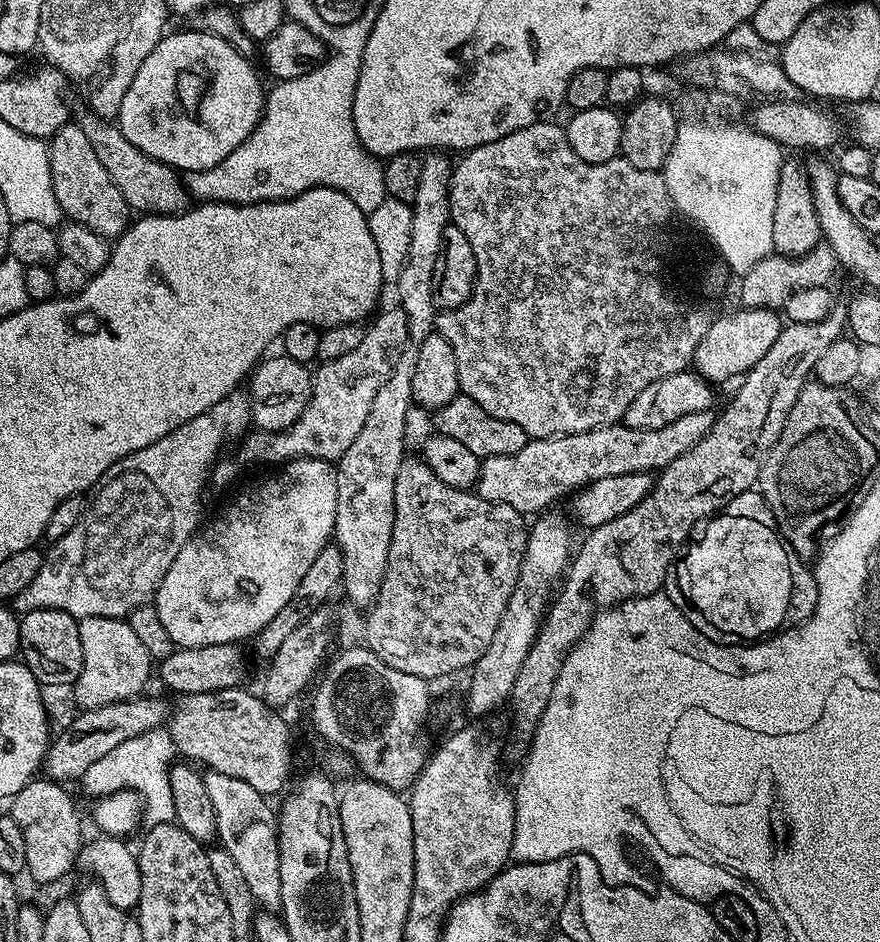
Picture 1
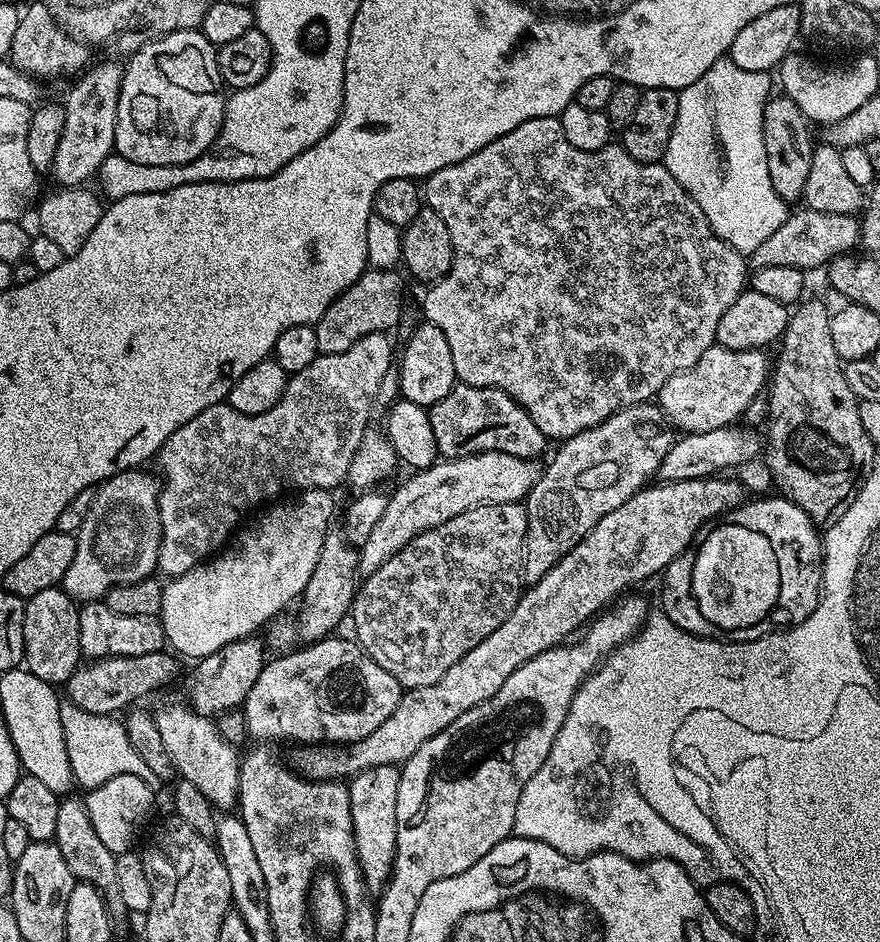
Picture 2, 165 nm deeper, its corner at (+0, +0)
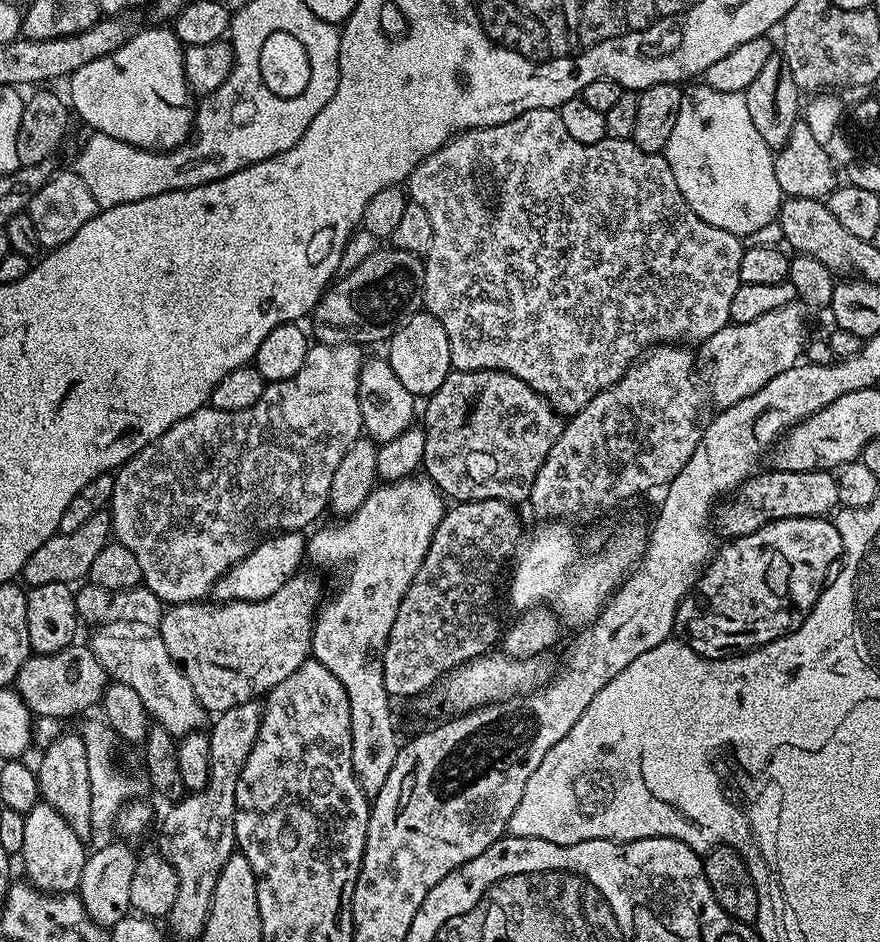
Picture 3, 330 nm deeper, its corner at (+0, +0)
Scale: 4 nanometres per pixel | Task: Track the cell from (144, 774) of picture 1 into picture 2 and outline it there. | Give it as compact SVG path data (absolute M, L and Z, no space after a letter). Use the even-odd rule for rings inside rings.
M64 702L61 703L61 720L70 770L73 771L75 783L81 784L84 790L100 787L119 775L137 775L150 785L157 783L158 778L154 770L150 770L150 766L142 762L138 750L130 746L130 738L126 738L124 725L115 715L90 714L78 706Z

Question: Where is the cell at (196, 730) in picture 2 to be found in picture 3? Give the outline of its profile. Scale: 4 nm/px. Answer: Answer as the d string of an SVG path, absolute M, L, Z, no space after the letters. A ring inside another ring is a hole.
M110 622L101 624L90 639L94 658L103 666L113 681L134 686L134 691L142 698L149 717L162 725L174 738L183 738L205 727L206 713L194 694L194 686L186 674L170 658L166 642L162 642L159 631L151 624L142 622Z

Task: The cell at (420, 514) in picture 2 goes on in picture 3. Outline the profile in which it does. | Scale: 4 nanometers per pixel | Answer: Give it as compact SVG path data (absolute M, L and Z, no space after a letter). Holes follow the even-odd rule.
M297 574L270 598L261 600L229 600L212 603L193 602L190 604L174 604L165 607L164 616L158 622L158 631L162 642L166 642L166 650L170 650L170 658L184 671L190 686L194 686L194 694L203 706L205 713L219 714L230 710L230 706L242 706L242 702L263 697L278 682L290 678L298 666L309 659L312 650L312 622L322 603L320 584L312 576Z

